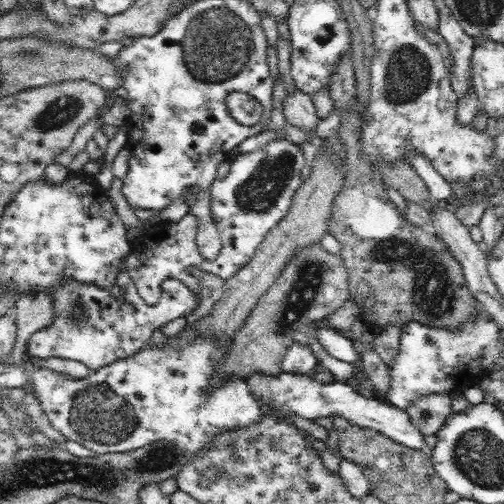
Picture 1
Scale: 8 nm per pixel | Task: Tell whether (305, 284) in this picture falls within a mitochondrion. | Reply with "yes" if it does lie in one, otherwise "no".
yes

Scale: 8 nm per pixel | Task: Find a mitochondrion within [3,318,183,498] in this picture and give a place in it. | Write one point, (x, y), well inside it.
(98, 414)

